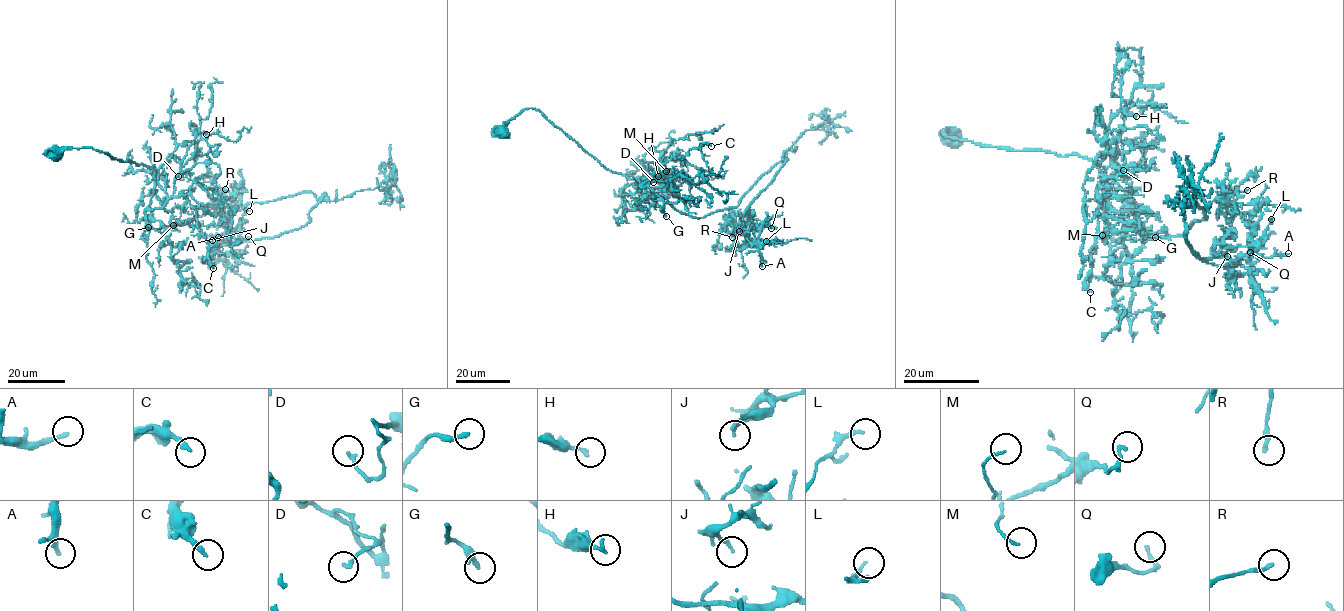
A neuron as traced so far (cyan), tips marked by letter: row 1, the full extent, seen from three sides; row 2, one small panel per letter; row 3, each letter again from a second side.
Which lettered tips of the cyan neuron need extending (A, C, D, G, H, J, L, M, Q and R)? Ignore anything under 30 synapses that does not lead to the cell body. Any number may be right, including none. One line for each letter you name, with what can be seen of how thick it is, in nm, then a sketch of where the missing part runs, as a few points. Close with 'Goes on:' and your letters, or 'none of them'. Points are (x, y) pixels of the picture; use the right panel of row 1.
A: 150 nm thick; missing branch runs (1288, 253), (1300, 257), (1317, 256), (1325, 266)
R: 200 nm thick; missing branch runs (1247, 190), (1260, 172), (1266, 170), (1275, 177)
Goes on: A, R

